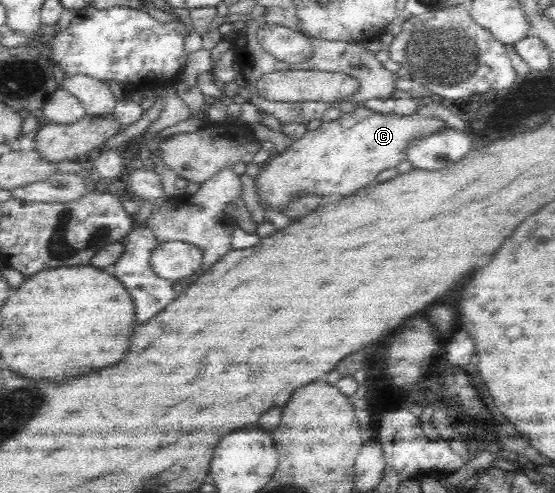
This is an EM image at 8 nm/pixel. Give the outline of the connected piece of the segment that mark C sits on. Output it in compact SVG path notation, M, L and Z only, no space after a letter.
M357 105L350 112L341 113L335 120L323 121L315 130L307 130L300 140L293 141L292 146L284 154L272 154L271 158L264 163L265 169L256 183L260 204L264 207L264 202L267 202L281 212L290 198L295 197L298 193L303 195L316 192L316 194L348 196L348 194L368 186L380 172L384 172L388 168L396 168L398 164L408 161L408 148L412 146L414 140L424 140L424 138L434 136L446 128L447 124L442 117L438 117L430 111L414 111L408 115L401 115L380 113Z

